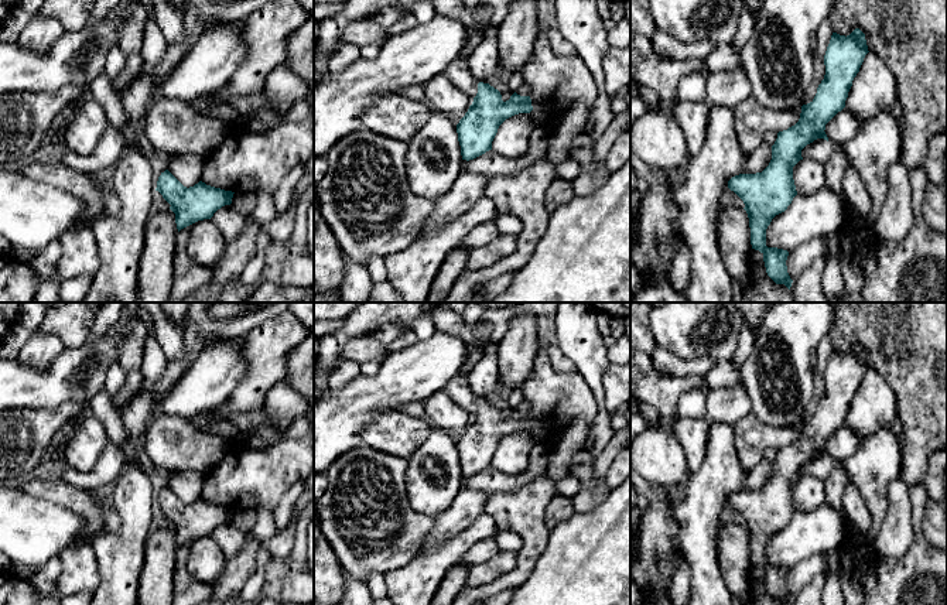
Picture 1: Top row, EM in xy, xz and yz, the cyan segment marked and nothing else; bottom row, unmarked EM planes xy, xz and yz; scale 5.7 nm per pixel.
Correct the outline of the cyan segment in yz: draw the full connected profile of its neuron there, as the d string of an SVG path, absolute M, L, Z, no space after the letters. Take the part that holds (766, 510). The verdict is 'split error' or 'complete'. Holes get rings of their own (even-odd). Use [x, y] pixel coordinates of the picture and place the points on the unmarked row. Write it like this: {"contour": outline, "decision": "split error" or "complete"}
{"contour": "M859 345L847 353L833 349L824 372L824 396L814 416L801 423L799 438L777 450L769 482L762 489L739 491L728 498L728 505L745 520L752 565L763 571L767 592L787 605L793 599L786 582L789 568L767 564L766 546L797 512L793 483L803 476L801 466L817 455L828 458L825 441L845 424L852 397L868 369L865 351Z", "decision": "complete"}

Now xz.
{"contour": "M462 369L445 384L444 392L474 417L457 441L462 476L469 478L492 466L498 445L506 435L533 427L530 413L514 409L503 418L498 406L478 399L469 389L468 373Z", "decision": "split error"}

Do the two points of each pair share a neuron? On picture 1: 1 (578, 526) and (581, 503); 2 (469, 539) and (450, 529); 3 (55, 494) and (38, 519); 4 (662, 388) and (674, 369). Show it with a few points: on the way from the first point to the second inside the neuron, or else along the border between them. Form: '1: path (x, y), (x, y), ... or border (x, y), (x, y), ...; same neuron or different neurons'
1: border (608, 495), (594, 508), (574, 512); different neurons
2: border (484, 513), (428, 551); different neurons
3: border (19, 489), (62, 505), (81, 515); different neurons
4: border (649, 356), (657, 368), (672, 375), (701, 376); different neurons

